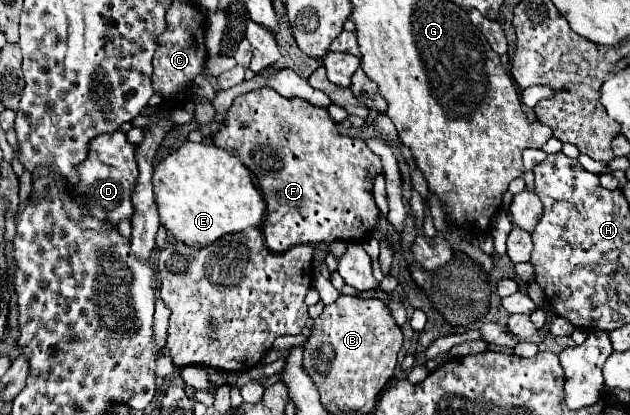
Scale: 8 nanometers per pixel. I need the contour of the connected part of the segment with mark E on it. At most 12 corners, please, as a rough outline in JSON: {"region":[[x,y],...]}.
{"region":[[184,143],[152,175],[160,223],[210,245],[264,221],[250,171]]}

